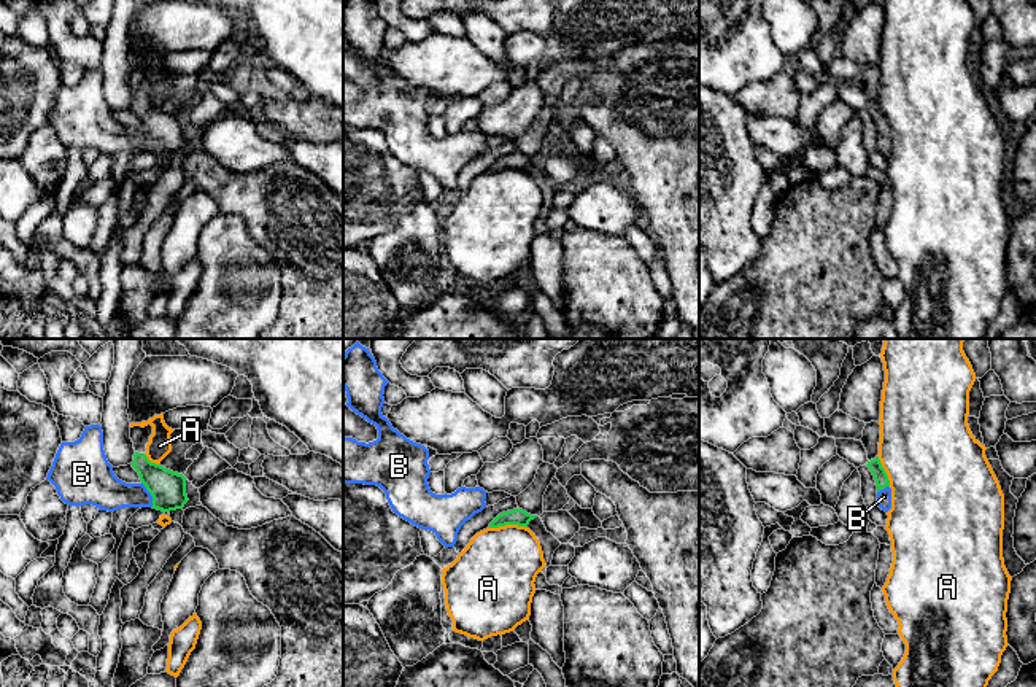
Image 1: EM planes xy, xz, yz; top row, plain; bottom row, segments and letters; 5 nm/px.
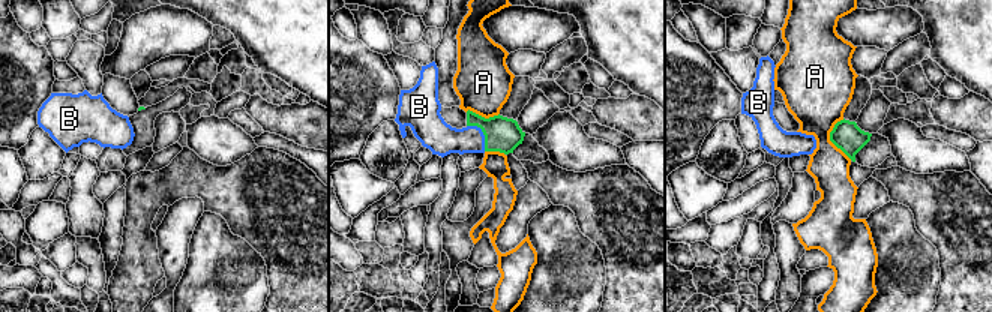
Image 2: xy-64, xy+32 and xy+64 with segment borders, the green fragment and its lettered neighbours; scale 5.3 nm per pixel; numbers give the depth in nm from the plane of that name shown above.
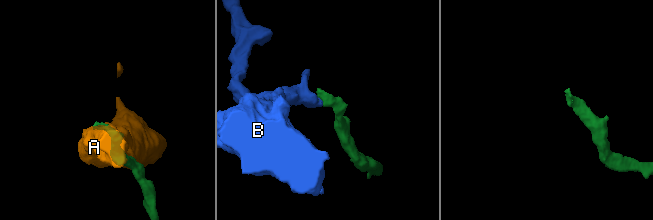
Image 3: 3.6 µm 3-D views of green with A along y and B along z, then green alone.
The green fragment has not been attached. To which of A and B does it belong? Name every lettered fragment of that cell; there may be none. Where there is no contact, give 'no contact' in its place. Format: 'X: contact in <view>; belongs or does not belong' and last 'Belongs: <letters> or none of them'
A: contact in xz; does not belong
B: contact in xy; belongs
Belongs: B

